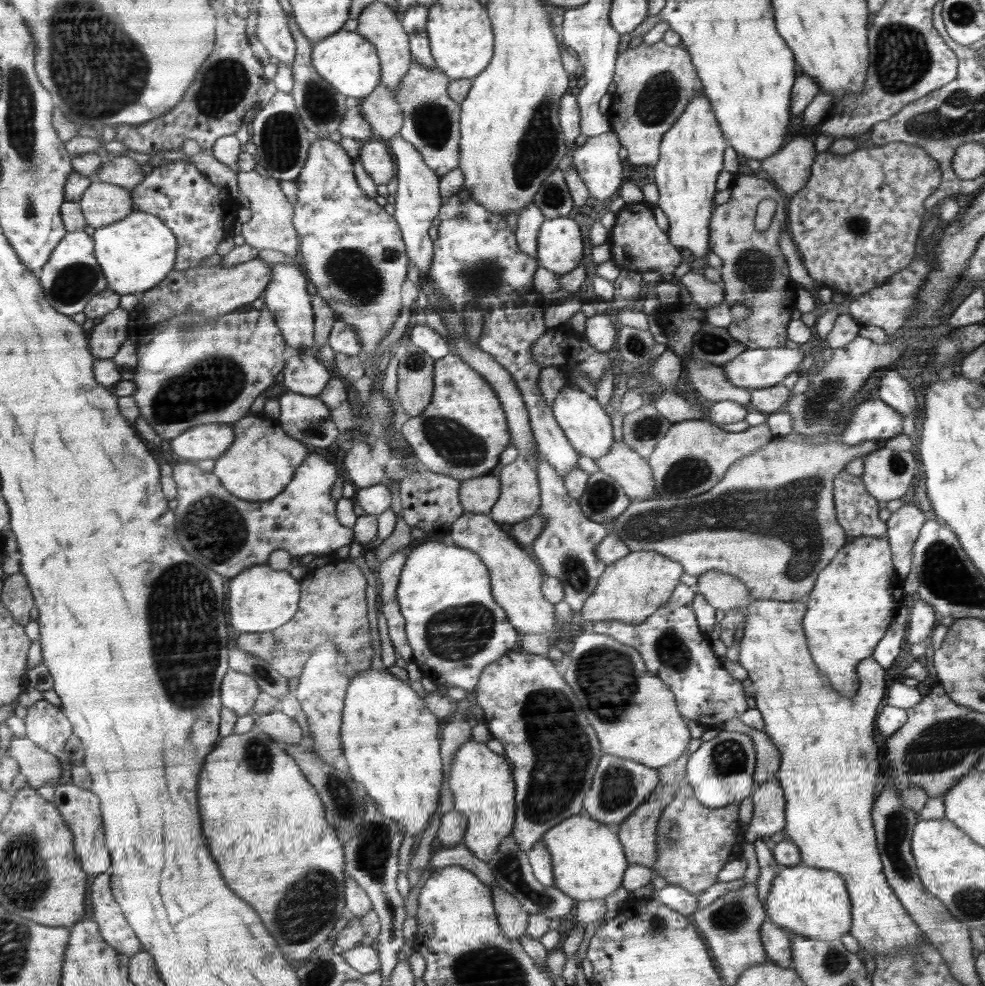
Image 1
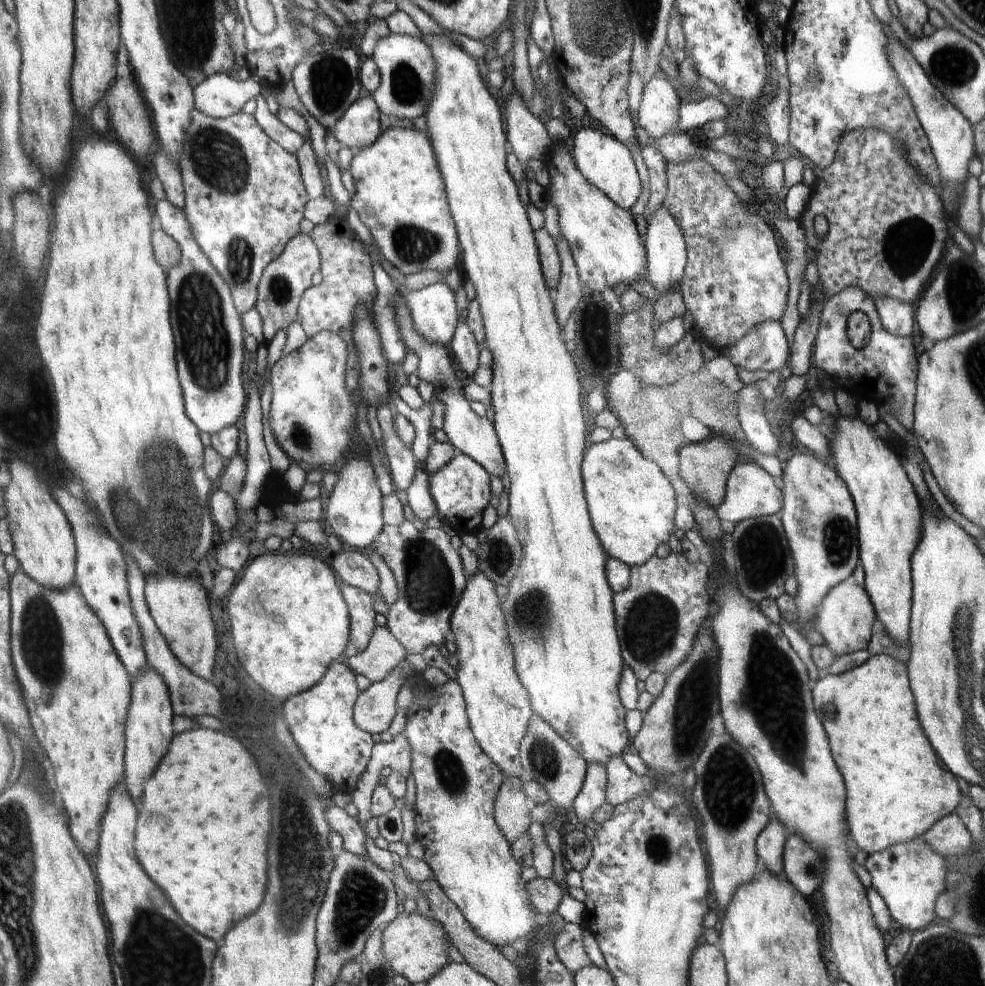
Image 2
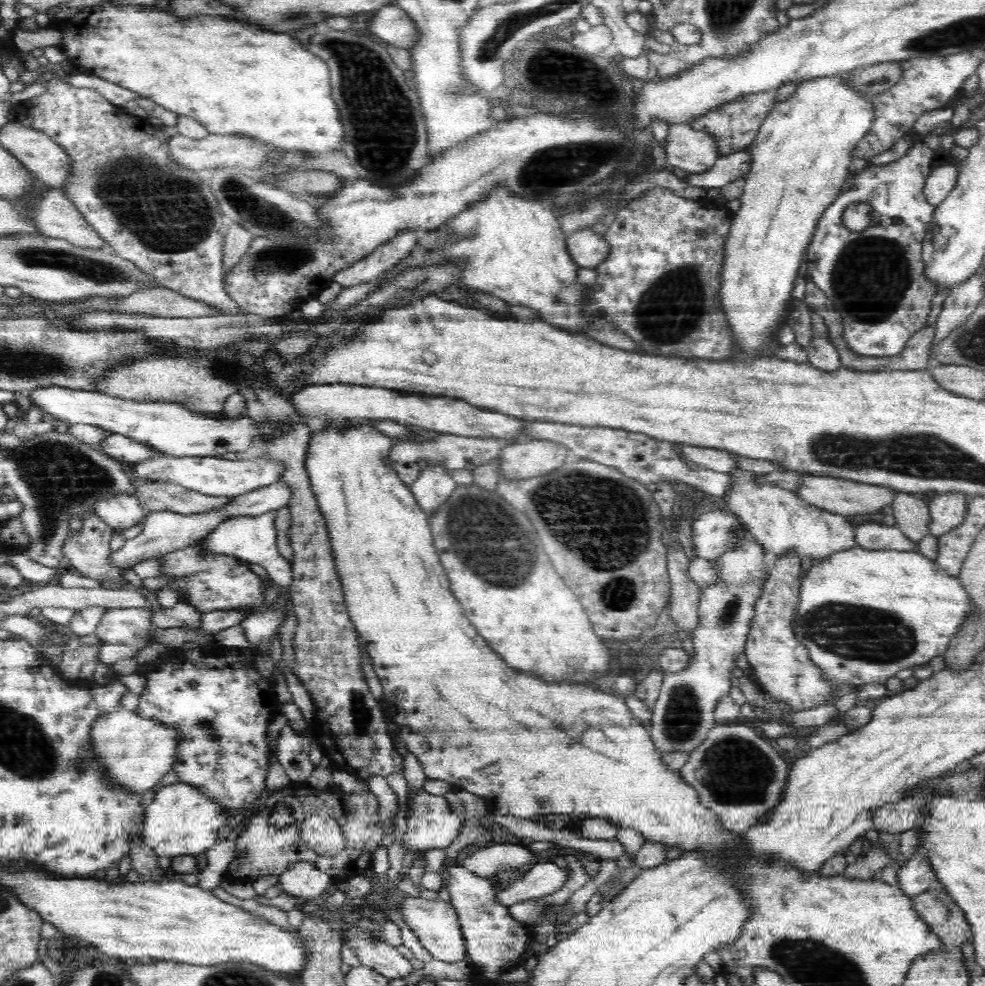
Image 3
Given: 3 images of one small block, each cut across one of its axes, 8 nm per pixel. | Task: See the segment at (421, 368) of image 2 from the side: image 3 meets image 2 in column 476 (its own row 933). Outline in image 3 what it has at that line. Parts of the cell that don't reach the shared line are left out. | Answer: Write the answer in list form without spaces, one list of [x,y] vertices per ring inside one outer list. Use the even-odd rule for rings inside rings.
[[[408,897],[404,906],[400,908],[406,922],[414,930],[424,948],[430,952],[436,960],[442,962],[460,962],[466,960],[466,945],[462,938],[462,927],[458,920],[458,913],[451,903],[442,899],[436,901],[423,899],[422,897]]]

